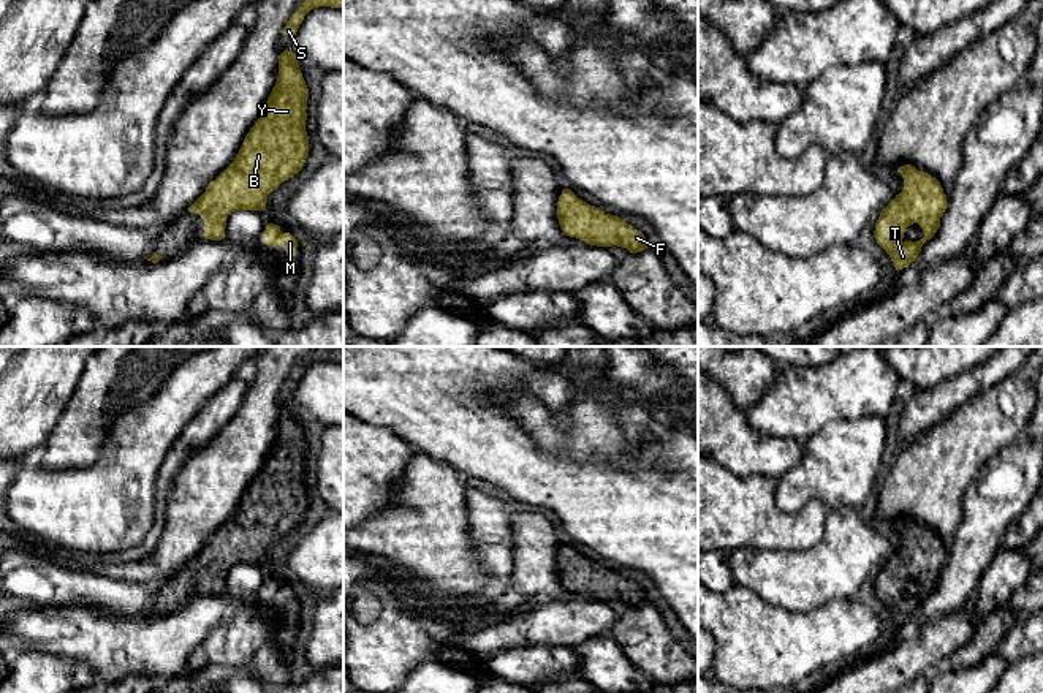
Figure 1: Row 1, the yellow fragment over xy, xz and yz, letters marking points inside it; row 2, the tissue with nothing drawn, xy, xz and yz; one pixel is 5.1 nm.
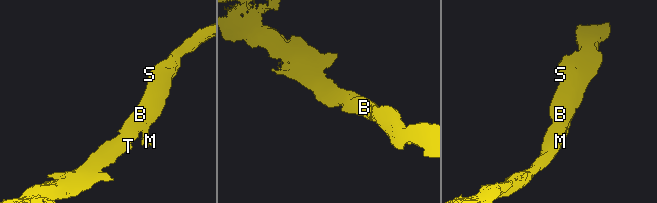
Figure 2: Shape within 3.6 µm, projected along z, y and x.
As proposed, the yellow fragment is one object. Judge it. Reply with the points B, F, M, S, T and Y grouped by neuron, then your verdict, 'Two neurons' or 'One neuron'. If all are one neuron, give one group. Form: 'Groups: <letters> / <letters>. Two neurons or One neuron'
Groups: B F M S T Y. One neuron

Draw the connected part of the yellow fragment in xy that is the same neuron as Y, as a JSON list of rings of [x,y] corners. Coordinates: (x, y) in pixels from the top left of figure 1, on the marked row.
[[[286,49],[266,108],[234,161],[188,207],[203,217],[206,239],[225,239],[226,218],[236,210],[266,210],[267,195],[302,169],[310,150],[307,97],[298,59]]]

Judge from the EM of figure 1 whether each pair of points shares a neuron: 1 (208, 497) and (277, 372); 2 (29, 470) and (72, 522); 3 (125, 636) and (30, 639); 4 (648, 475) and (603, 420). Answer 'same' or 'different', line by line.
1: same
2: same
3: same
4: different

